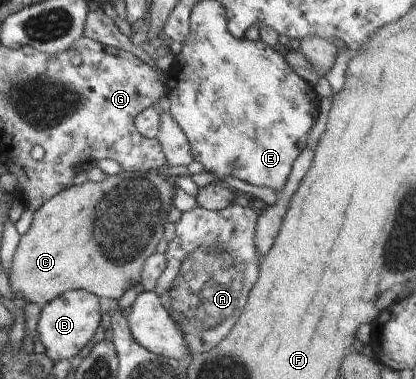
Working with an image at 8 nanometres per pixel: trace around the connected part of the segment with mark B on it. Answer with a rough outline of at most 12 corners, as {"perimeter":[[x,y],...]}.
{"perimeter":[[65,292],[41,309],[53,362],[85,353],[106,322],[98,298]]}

